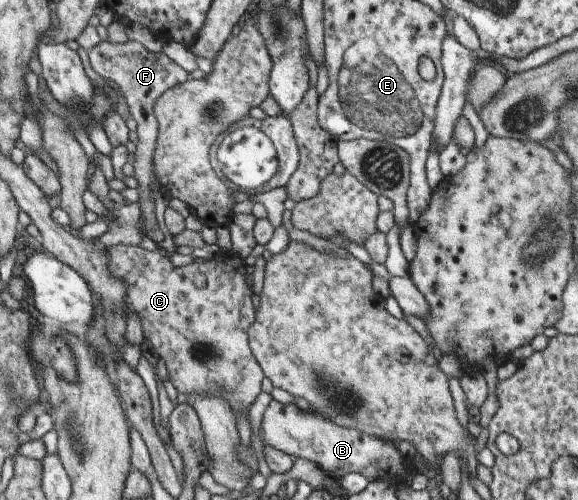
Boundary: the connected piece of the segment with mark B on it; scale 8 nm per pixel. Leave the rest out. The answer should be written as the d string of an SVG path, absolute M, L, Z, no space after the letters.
M273 399L268 408L264 412L264 418L262 420L262 444L263 446L272 446L297 458L306 458L311 462L316 462L323 472L340 482L348 473L360 473L368 482L374 482L375 480L388 480L395 484L404 481L404 476L410 474L413 476L416 474L414 467L414 461L408 457L402 456L398 450L398 444L394 442L386 442L386 440L380 440L376 436L370 436L370 434L364 434L360 432L358 428L346 428L346 426L338 426L326 418L322 418L324 414L318 414L310 409L306 412L300 410L294 403L283 404Z

